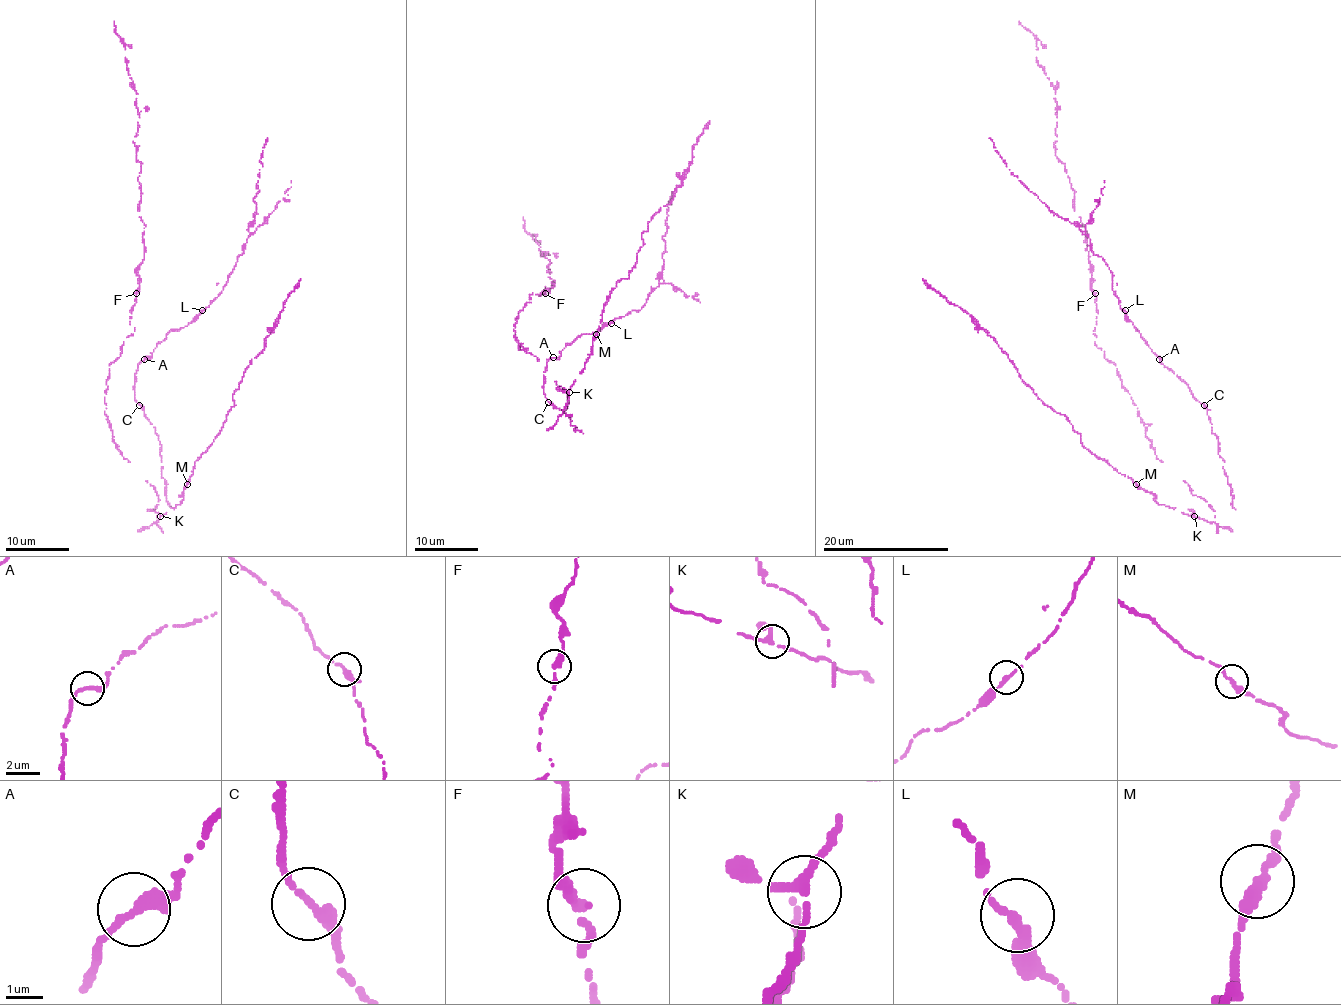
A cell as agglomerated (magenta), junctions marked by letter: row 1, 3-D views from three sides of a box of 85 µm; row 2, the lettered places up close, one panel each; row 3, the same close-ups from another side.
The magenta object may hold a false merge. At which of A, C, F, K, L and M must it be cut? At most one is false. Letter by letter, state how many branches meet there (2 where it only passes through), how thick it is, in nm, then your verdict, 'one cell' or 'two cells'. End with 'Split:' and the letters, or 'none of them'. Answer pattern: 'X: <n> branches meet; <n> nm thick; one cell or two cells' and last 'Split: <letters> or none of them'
A: 2 branches meet; 300 nm thick; one cell
C: 2 branches meet; 260 nm thick; one cell
F: 2 branches meet; 280 nm thick; one cell
K: 2 branches meet; 280 nm thick; one cell
L: 2 branches meet; 240 nm thick; one cell
M: 2 branches meet; 280 nm thick; one cell
Split: none of them

